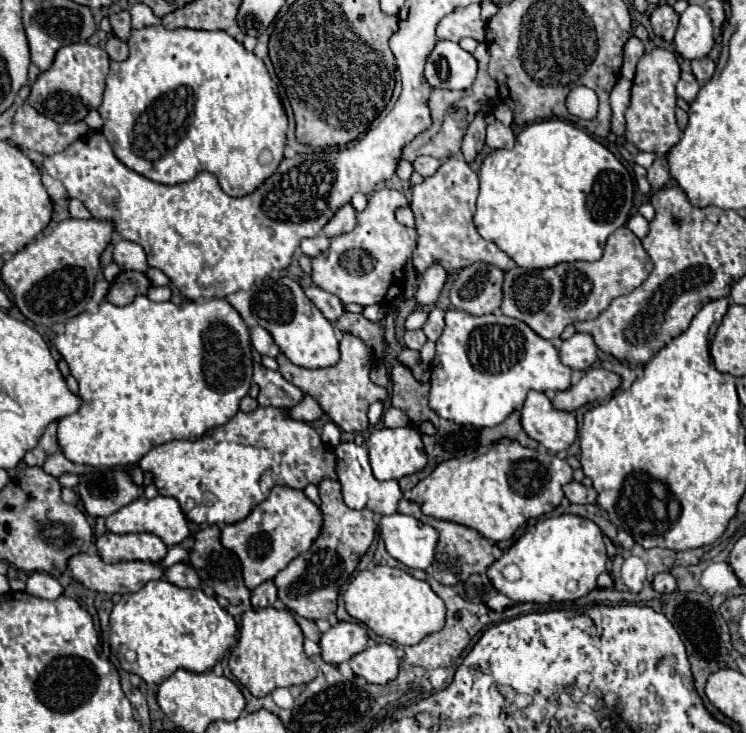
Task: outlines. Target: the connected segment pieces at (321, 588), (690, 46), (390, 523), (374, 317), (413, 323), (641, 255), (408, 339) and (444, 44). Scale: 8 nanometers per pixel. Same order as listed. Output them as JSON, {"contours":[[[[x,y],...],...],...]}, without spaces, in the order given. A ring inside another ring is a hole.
{"contours":[[[[325,479],[319,485],[321,495],[321,513],[323,513],[323,527],[319,537],[313,541],[311,549],[297,559],[293,559],[273,581],[279,591],[279,599],[283,605],[297,615],[319,621],[327,619],[337,609],[337,597],[341,585],[347,583],[349,575],[355,571],[359,559],[365,555],[369,545],[375,539],[375,521],[369,509],[353,511],[343,503],[341,485],[339,481]]],[[[689,5],[681,15],[677,35],[675,35],[675,49],[685,59],[705,57],[715,43],[713,25],[709,15],[699,5]]],[[[393,513],[379,523],[381,537],[393,559],[409,569],[429,569],[435,561],[437,531],[415,517]]],[[[369,305],[369,307],[363,309],[361,315],[363,315],[365,319],[369,319],[369,321],[381,321],[381,319],[385,317],[385,309],[383,309],[381,305]]],[[[415,311],[411,313],[405,322],[406,330],[422,329],[423,325],[427,321],[428,314],[423,311]]],[[[621,227],[609,237],[603,257],[595,263],[575,261],[549,269],[515,267],[505,271],[501,311],[507,317],[527,323],[539,337],[555,339],[567,325],[595,319],[615,297],[629,295],[649,277],[651,269],[653,263],[641,241],[627,227]]],[[[407,331],[405,333],[405,345],[409,349],[421,349],[425,341],[427,341],[427,337],[423,331]]],[[[437,41],[425,63],[425,79],[431,87],[463,91],[473,85],[477,61],[453,41]]]]}

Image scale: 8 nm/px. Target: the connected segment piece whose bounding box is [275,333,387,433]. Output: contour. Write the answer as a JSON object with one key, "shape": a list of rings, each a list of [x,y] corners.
{"shape":[[[343,333],[343,339],[341,339],[341,361],[335,367],[327,367],[327,369],[297,367],[283,353],[279,353],[275,359],[279,363],[279,373],[289,383],[297,385],[303,393],[311,395],[319,403],[319,407],[333,419],[333,423],[339,429],[347,431],[347,433],[355,433],[355,431],[367,429],[369,427],[369,419],[367,419],[369,405],[373,401],[377,401],[377,399],[385,401],[385,397],[387,397],[387,391],[383,387],[377,387],[369,379],[369,371],[371,371],[371,365],[373,365],[371,351],[367,349],[367,345],[359,337],[353,337],[349,333]]]}

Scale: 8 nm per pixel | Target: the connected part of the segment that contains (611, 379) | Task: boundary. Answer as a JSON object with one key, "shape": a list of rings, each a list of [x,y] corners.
{"shape":[[[587,369],[585,375],[577,385],[571,385],[565,391],[557,391],[555,395],[555,409],[561,411],[575,411],[587,403],[599,401],[609,397],[621,385],[621,377],[617,373],[605,369]]]}

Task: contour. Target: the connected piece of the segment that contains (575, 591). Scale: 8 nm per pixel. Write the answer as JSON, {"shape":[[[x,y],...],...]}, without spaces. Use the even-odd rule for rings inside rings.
{"shape":[[[565,513],[559,517],[547,517],[537,521],[531,531],[521,535],[487,569],[487,577],[491,579],[495,589],[509,597],[513,603],[575,601],[597,587],[597,577],[607,569],[607,559],[609,555],[599,525],[595,525],[591,519]],[[509,563],[515,563],[517,567]],[[571,583],[575,583],[575,587]]]}

